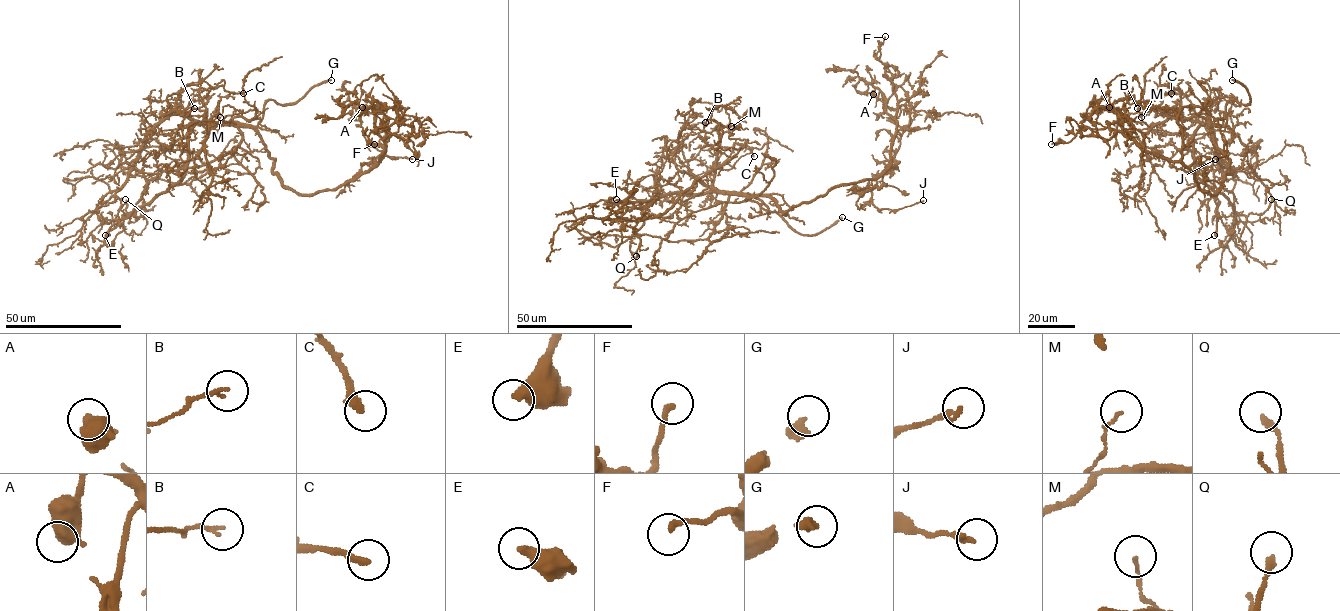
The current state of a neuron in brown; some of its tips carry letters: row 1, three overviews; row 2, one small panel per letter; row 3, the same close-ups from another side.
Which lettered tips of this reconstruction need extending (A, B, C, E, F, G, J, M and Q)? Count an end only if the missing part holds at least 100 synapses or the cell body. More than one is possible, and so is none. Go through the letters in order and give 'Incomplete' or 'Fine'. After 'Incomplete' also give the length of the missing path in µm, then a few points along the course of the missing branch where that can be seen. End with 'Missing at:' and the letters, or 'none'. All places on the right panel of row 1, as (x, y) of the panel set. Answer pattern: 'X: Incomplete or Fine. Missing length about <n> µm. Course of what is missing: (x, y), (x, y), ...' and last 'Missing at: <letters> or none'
A: Fine
B: Fine
C: Fine
E: Fine
F: Fine
G: Incomplete. Missing length about 15 µm. Course of what is missing: (1232, 80), (1225, 71), (1212, 66)
J: Fine
M: Fine
Q: Fine
Missing at: G

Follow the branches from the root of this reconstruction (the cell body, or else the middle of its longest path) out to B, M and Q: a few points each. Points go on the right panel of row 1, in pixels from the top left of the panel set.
B: (1217, 147), (1210, 126), (1196, 118), (1191, 102), (1182, 94), (1164, 94), (1155, 110), (1141, 114), (1137, 108)
M: (1217, 147), (1208, 124), (1174, 115), (1149, 126), (1141, 117)
Q: (1217, 147), (1210, 126), (1201, 124), (1193, 136), (1194, 172), (1220, 192), (1236, 214), (1263, 213), (1271, 199)

